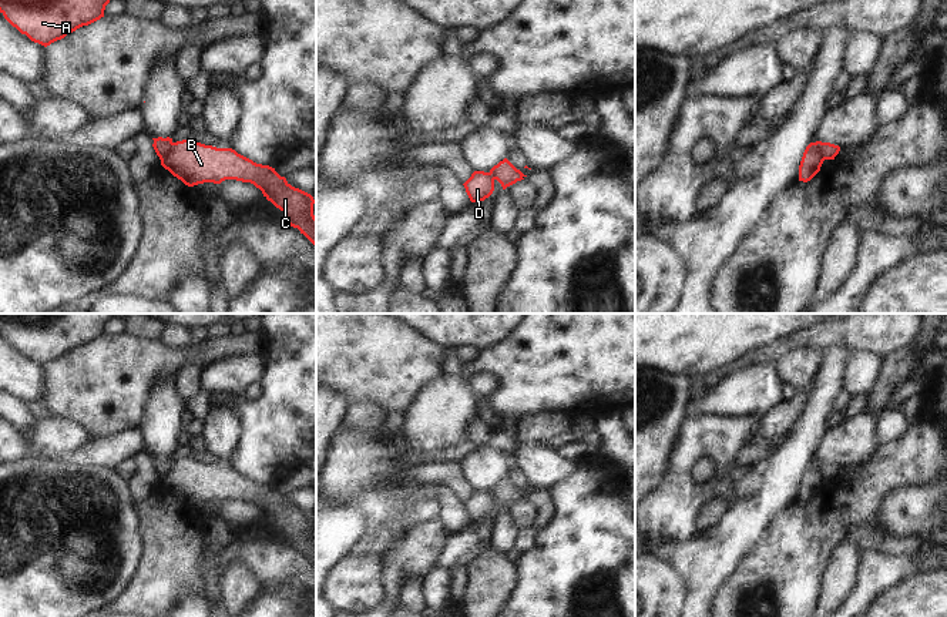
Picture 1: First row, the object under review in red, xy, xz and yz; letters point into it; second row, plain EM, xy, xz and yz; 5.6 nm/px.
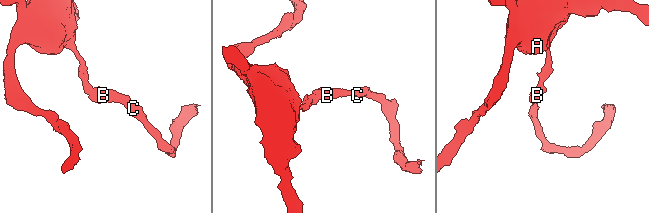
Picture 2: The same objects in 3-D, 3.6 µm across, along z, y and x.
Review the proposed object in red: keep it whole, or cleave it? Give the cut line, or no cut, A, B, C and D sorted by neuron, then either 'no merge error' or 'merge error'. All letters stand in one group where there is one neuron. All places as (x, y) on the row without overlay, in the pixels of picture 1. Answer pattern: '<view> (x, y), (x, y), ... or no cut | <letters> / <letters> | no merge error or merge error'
xy (174, 462), (161, 480) | A D / B C | merge error

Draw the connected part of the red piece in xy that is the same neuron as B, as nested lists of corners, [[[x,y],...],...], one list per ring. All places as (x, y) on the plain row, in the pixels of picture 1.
[[[194,457],[174,462],[161,484],[188,506],[225,499],[253,503],[283,532],[283,543],[298,547],[316,566],[313,516],[292,506],[275,487],[256,483],[232,467],[205,465]]]

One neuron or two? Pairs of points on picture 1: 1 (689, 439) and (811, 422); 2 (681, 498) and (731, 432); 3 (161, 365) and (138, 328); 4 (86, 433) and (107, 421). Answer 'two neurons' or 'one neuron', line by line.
1: two neurons
2: one neuron
3: two neurons
4: two neurons

